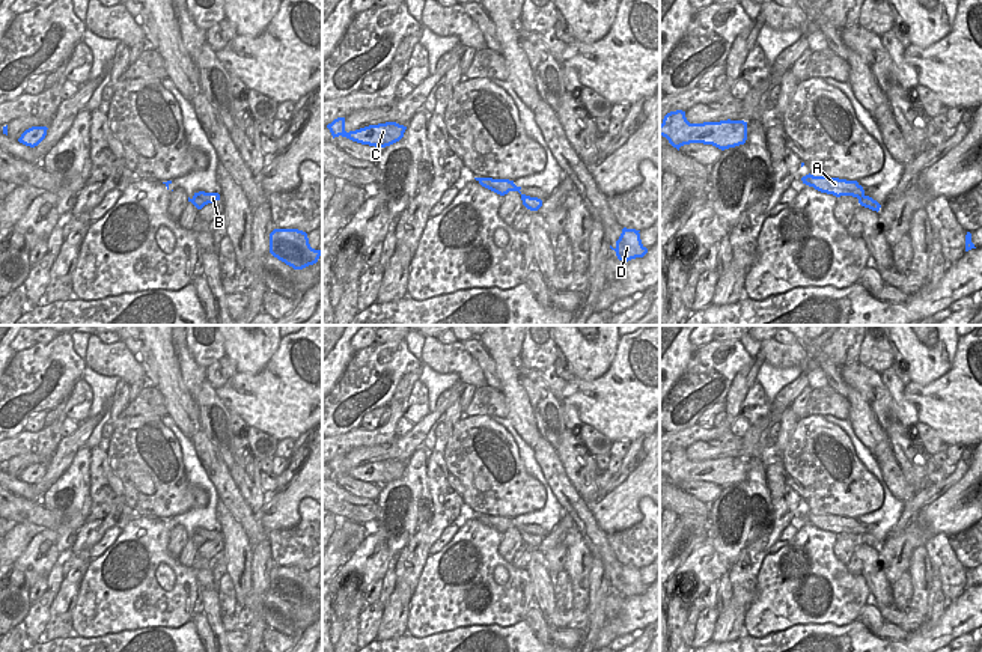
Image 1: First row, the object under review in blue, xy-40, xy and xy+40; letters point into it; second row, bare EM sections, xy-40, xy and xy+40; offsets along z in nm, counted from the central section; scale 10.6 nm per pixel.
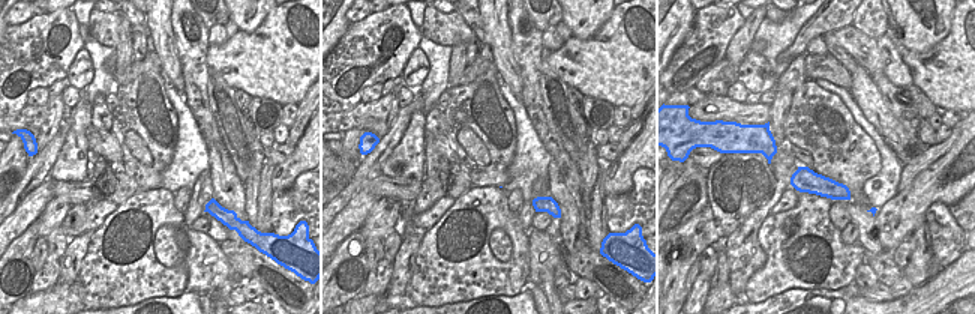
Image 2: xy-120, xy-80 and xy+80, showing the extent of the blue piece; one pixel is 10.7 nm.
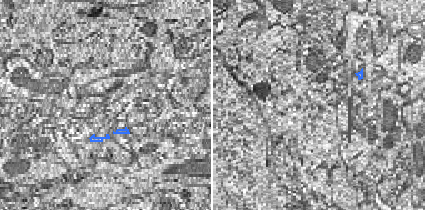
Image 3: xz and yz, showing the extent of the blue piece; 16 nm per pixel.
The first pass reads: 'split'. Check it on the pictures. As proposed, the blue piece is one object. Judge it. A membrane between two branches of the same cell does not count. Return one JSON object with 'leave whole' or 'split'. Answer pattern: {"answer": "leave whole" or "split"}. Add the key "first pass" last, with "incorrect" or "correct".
{"answer": "leave whole", "first pass": "incorrect"}

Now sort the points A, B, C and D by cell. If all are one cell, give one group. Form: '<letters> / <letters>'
A B C D

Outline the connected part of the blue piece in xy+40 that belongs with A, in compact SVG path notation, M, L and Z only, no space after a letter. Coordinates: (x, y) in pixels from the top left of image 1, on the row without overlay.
M806 512L801 515L803 521L813 524L815 527L827 532L833 532L836 535L840 533L852 533L858 536L858 541L872 548L880 548L881 542L872 535L865 532L863 524L857 518L846 518L839 515L828 513L813 513Z

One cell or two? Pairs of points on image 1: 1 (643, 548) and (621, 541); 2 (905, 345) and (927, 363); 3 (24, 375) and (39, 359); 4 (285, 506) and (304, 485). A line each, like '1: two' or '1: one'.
1: one
2: one
3: one
4: one

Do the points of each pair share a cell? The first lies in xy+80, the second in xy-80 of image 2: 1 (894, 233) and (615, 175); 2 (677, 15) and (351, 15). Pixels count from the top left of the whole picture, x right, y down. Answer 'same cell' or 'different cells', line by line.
1: same cell
2: different cells

